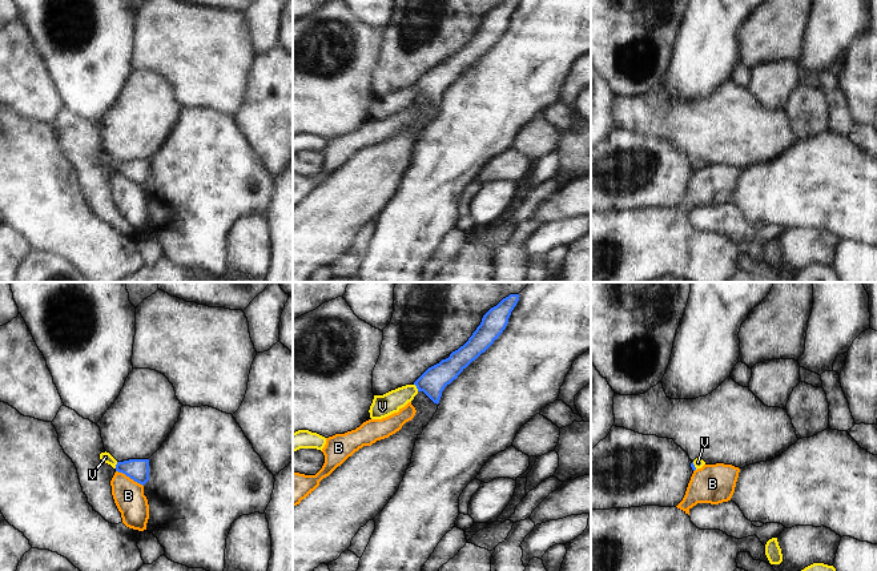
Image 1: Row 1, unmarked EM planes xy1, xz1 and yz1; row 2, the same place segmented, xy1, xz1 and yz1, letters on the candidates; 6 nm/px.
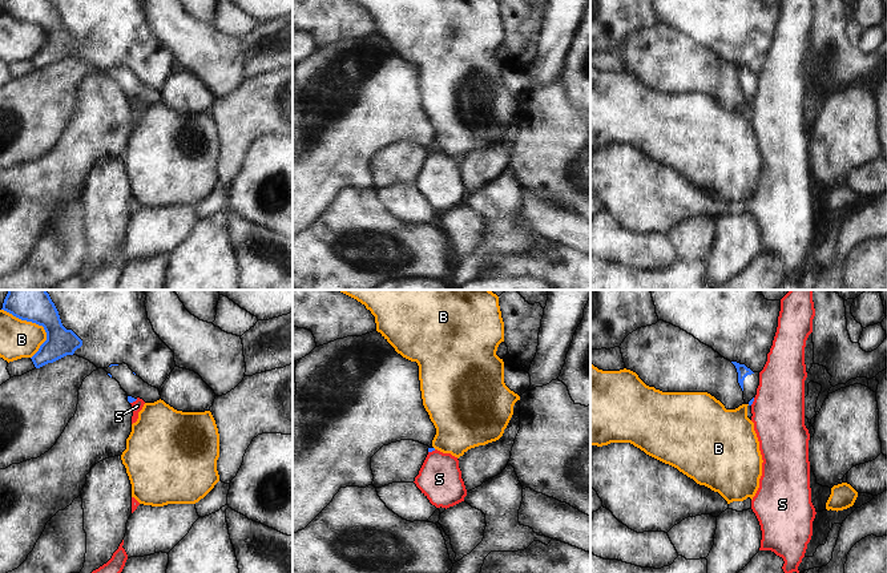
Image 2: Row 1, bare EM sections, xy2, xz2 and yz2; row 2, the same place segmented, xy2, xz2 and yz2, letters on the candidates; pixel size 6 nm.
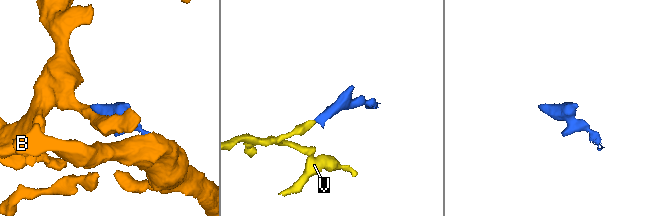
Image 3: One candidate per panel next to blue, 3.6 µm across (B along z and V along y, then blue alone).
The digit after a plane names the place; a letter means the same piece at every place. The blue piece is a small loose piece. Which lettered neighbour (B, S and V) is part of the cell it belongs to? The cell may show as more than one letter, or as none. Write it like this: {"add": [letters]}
{"add": ["V"]}

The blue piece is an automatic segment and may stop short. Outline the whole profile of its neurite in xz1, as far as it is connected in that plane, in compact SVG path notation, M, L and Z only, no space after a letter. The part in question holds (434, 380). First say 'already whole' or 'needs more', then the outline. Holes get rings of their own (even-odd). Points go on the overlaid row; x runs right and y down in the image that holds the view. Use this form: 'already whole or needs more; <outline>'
needs more; M510 294L496 306L491 307L463 346L452 351L448 358L429 367L413 385L398 387L383 395L374 395L369 410L370 418L382 419L398 413L411 402L419 391L423 391L438 405L444 387L456 379L458 375L503 333L518 301L519 294Z

